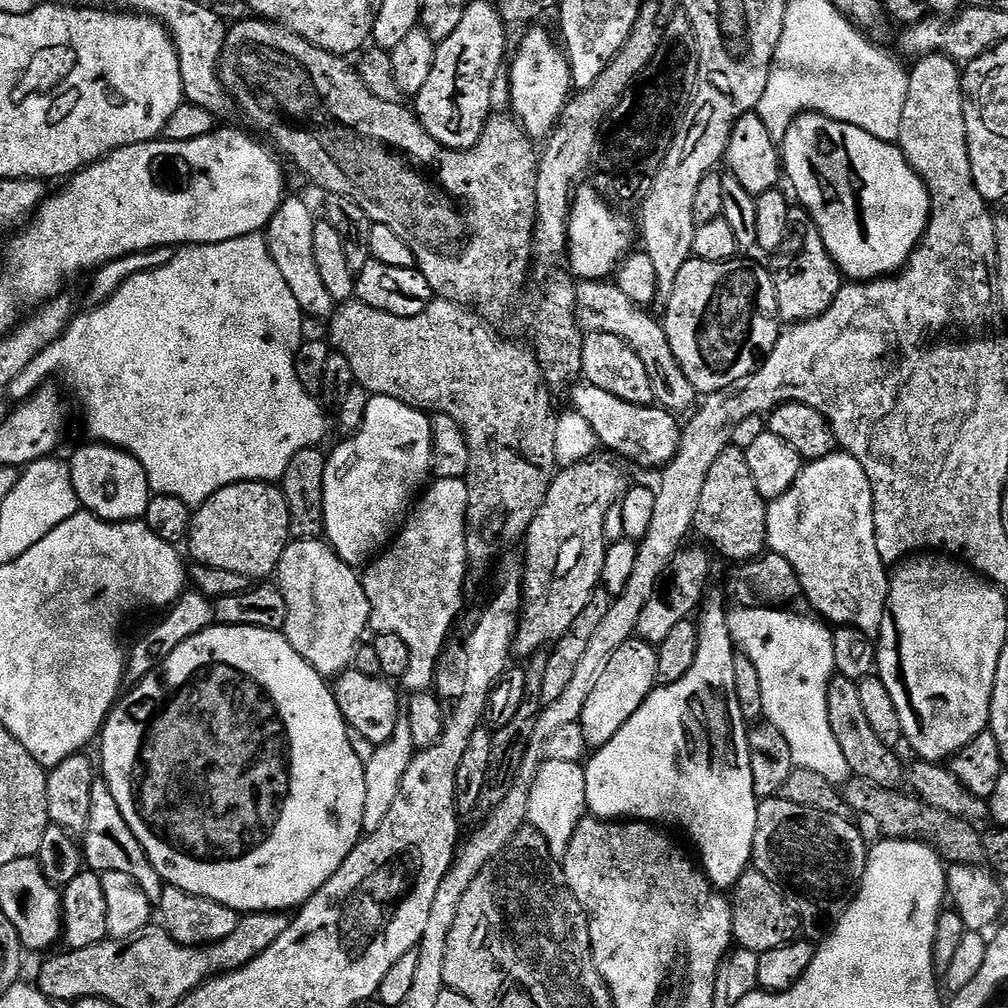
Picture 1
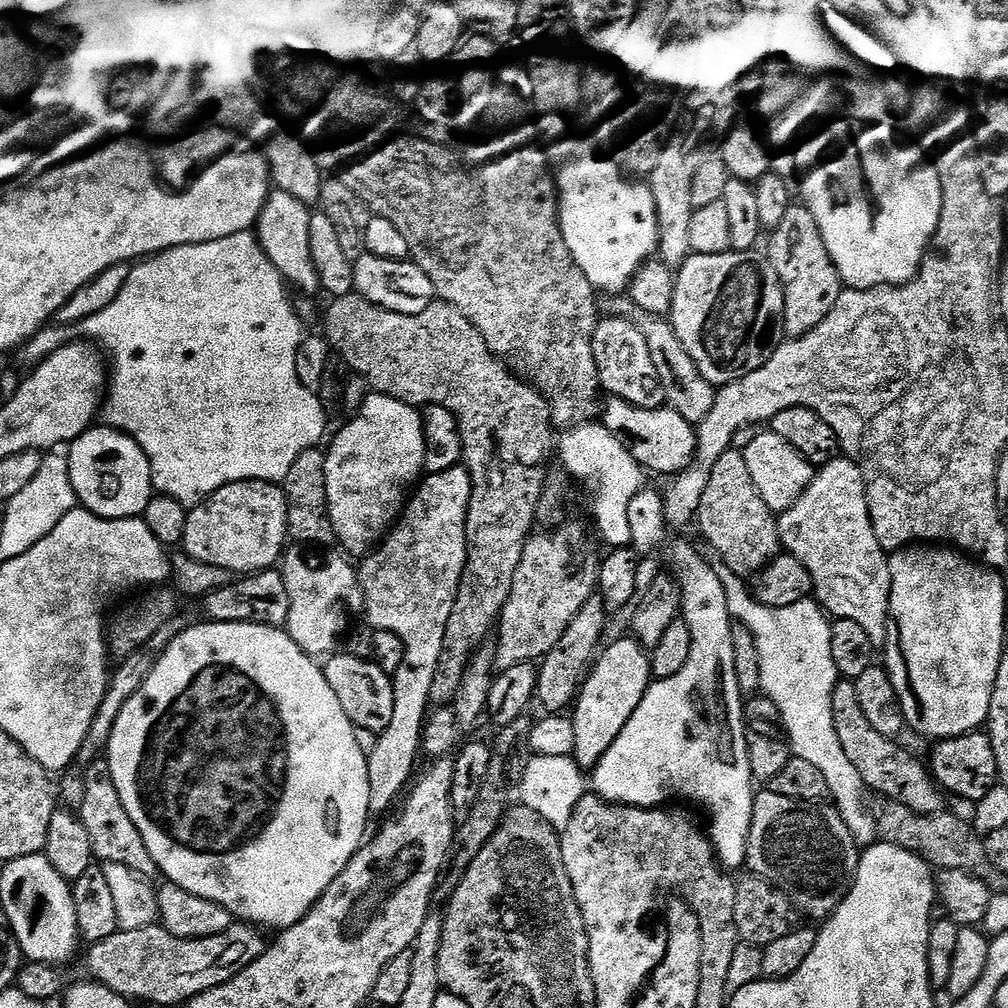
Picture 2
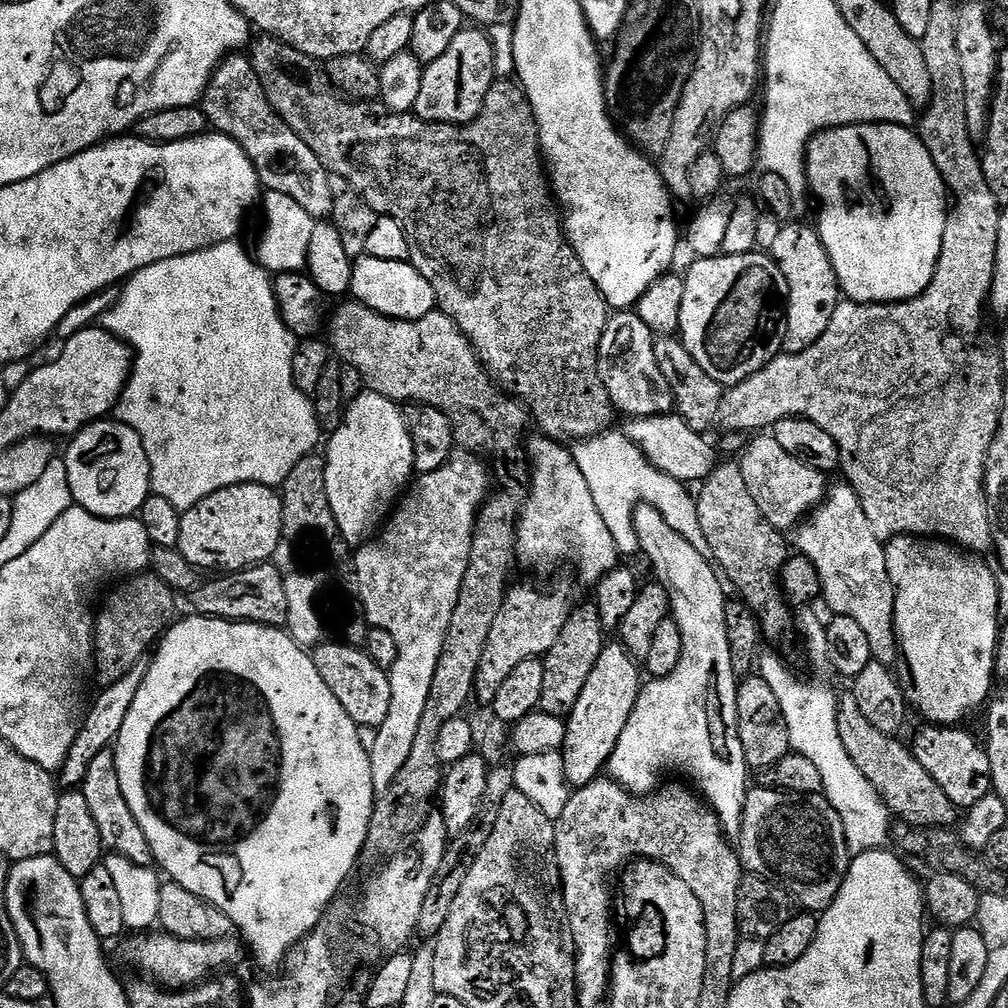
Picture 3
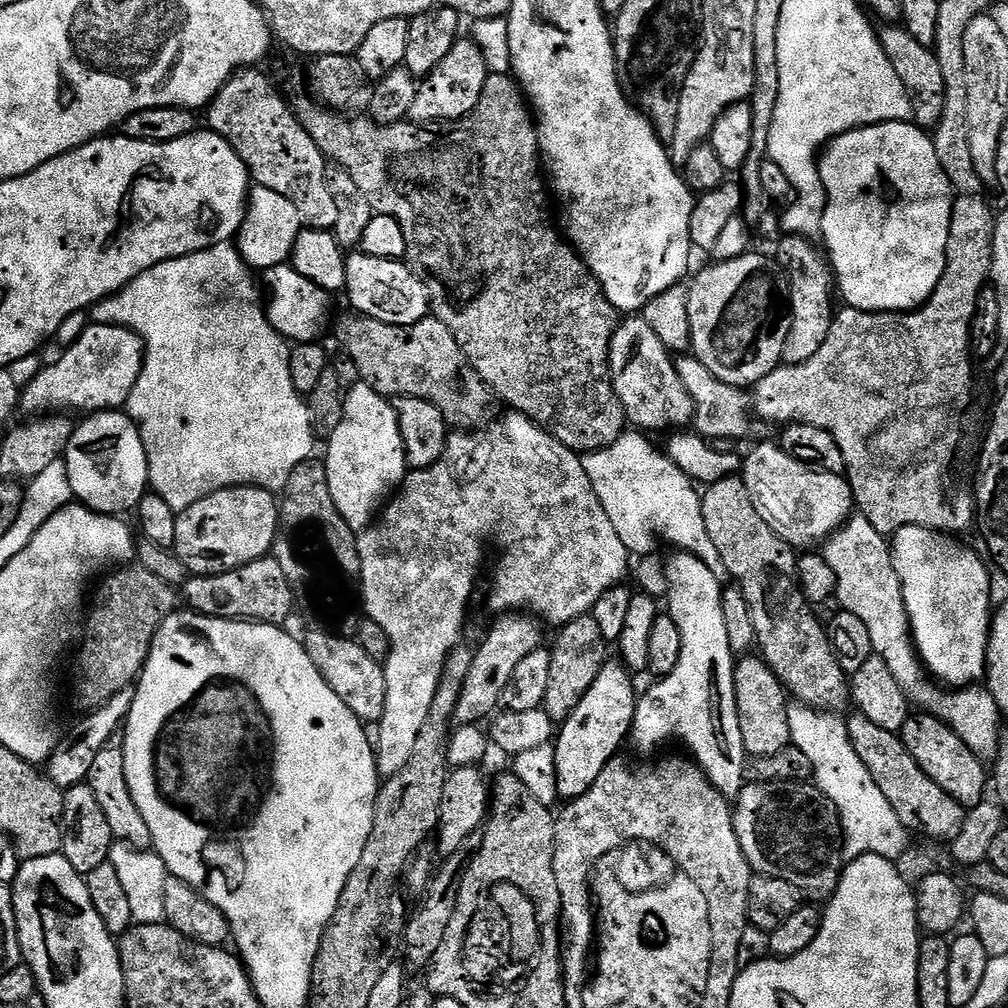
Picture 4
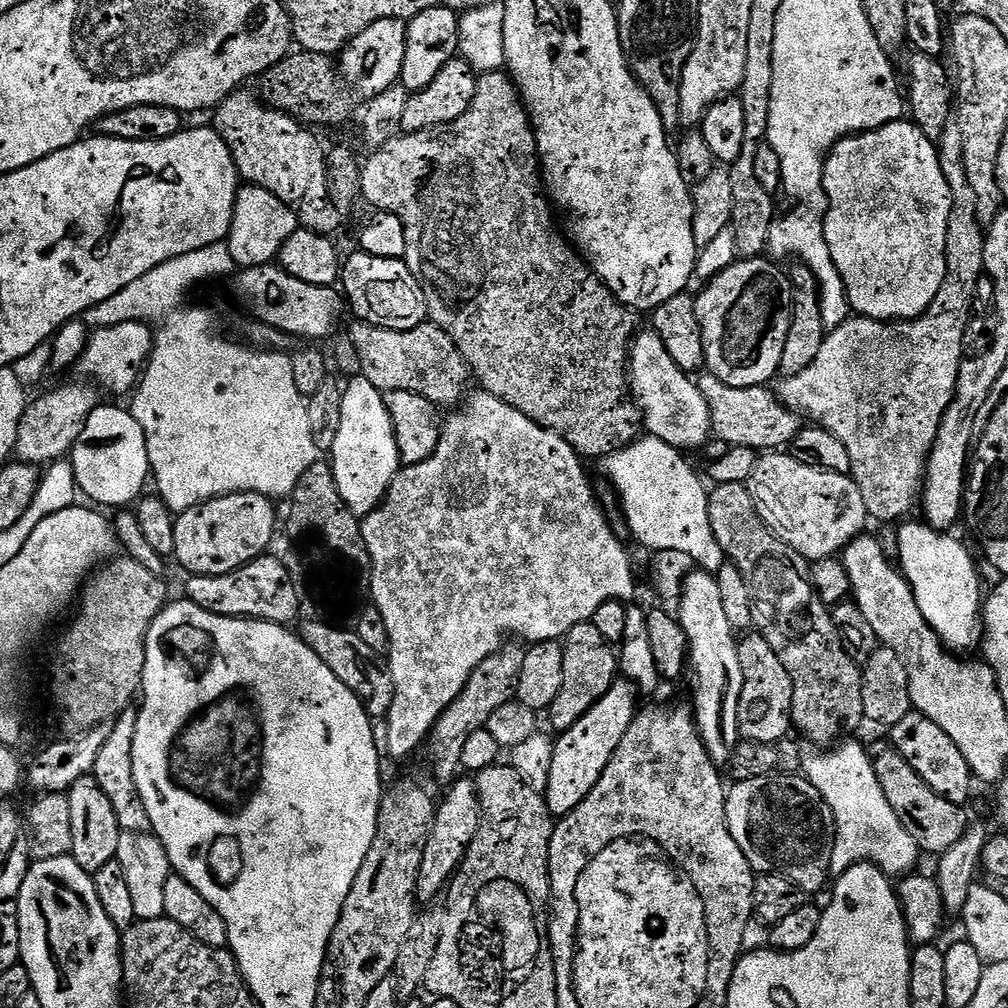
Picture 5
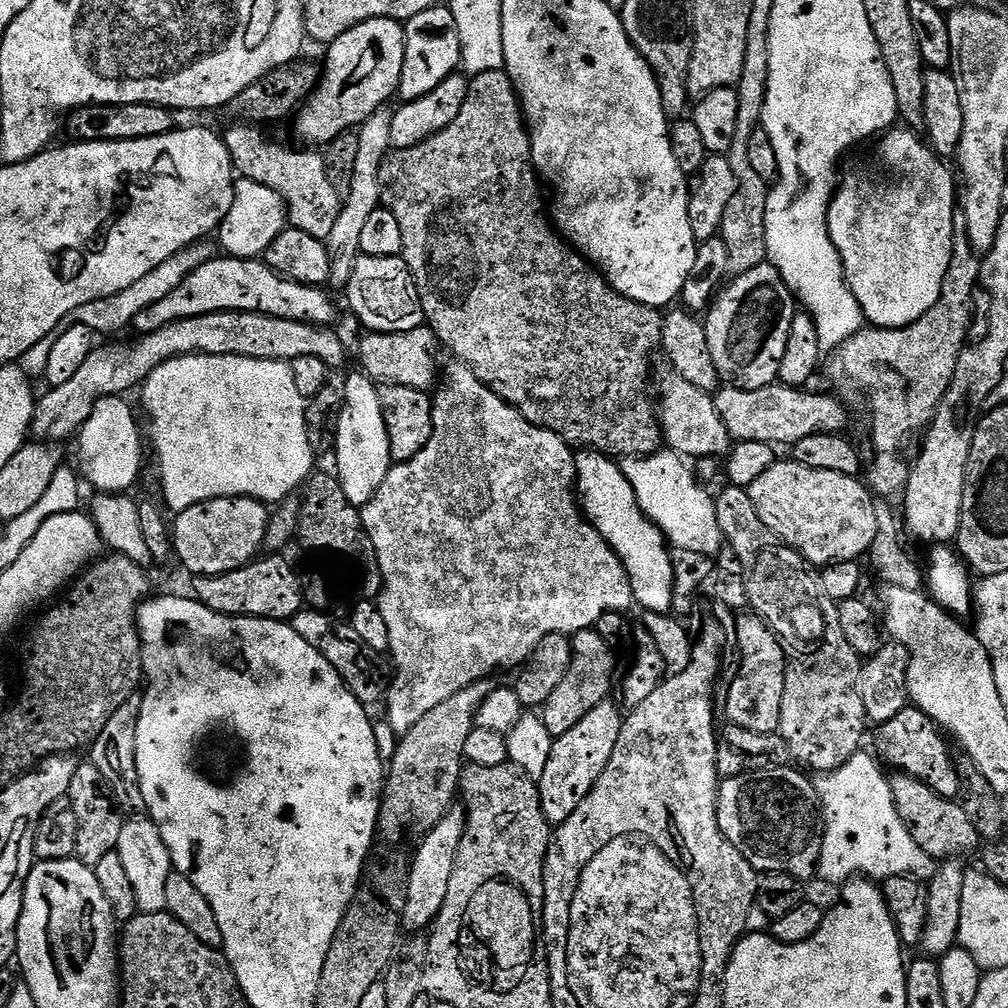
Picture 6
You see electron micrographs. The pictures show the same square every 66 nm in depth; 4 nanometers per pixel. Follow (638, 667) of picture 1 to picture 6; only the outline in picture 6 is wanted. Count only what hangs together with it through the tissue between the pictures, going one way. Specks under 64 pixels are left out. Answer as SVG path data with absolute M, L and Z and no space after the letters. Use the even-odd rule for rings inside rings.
M612 698L602 701L574 726L574 730L566 730L566 734L553 739L550 762L546 762L546 770L538 781L542 810L549 825L564 824L590 794L602 770L606 770L606 762L610 762L610 754L614 754L614 746L618 746L618 734L624 725L621 705L614 701Z

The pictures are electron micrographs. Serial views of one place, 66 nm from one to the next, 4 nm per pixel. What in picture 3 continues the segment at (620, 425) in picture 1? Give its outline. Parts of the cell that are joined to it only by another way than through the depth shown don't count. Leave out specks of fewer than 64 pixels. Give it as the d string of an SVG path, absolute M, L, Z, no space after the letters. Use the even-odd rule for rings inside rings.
M669 414L666 416L637 416L627 421L628 425L622 428L624 436L630 438L634 444L662 474L674 478L680 484L685 486L691 485L691 480L700 480L704 482L711 477L718 465L718 452L715 447L712 448L704 441L705 437L701 433L690 430L690 426L679 414Z

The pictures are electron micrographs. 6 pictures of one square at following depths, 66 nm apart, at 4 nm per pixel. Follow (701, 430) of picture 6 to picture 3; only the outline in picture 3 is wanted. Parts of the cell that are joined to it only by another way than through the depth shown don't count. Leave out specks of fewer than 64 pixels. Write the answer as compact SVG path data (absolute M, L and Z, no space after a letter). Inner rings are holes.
M620 310L609 315L608 325L600 339L597 366L600 377L610 394L610 402L617 413L625 417L666 416L673 411L672 385L666 382L654 354L656 340L646 322L632 310Z

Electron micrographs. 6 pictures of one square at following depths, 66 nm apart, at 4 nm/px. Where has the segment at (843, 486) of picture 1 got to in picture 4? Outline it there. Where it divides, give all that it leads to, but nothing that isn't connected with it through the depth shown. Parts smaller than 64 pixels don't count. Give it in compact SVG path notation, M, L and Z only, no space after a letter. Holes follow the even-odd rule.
M856 514L828 537L823 545L822 555L830 564L830 570L834 570L835 599L840 600L839 607L862 618L866 630L870 630L873 653L883 656L904 691L908 693L909 701L913 705L921 704L925 713L936 716L952 728L954 734L958 734L958 738L962 738L962 742L970 746L978 759L985 762L995 761L1002 735L1002 713L998 702L987 687L969 686L959 690L945 690L926 675L915 647L909 643L910 625L902 598L902 586L894 570L892 549L886 537L874 530L866 517Z

